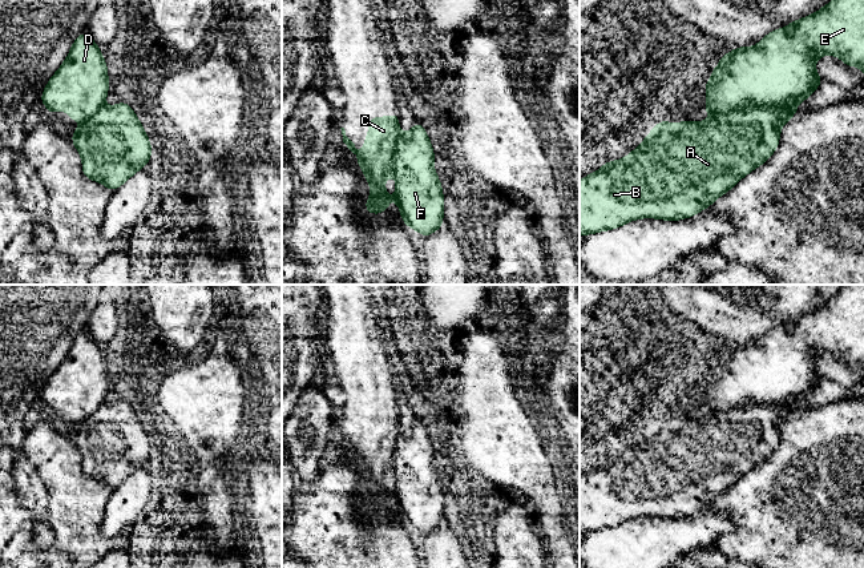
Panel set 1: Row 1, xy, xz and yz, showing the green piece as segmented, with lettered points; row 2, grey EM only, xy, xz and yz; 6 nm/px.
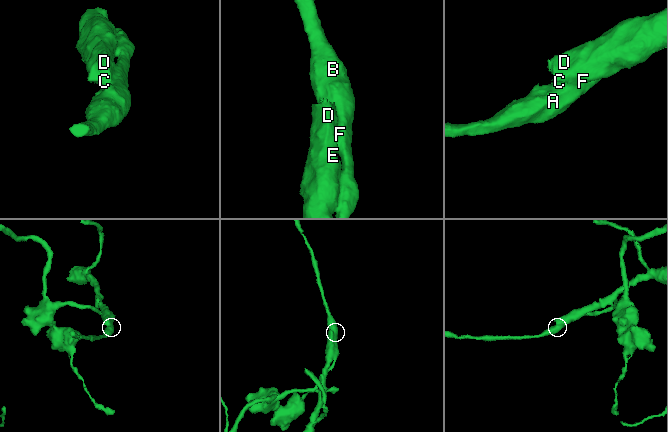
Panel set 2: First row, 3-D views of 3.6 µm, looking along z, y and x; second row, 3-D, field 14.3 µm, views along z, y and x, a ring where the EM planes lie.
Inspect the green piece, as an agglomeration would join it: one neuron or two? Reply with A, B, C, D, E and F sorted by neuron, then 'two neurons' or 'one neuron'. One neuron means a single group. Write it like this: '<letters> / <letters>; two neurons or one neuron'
A B F / C D E; two neurons

